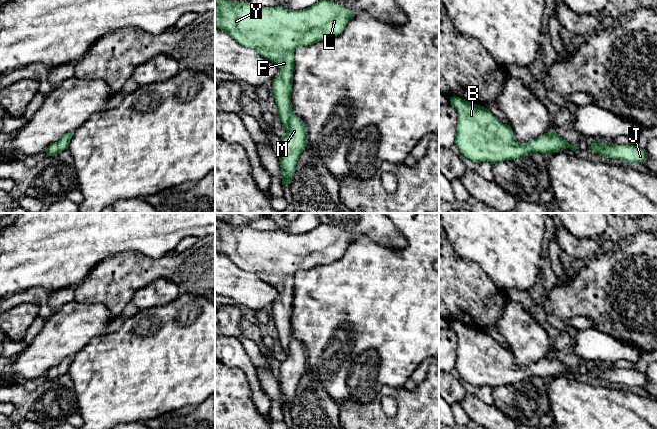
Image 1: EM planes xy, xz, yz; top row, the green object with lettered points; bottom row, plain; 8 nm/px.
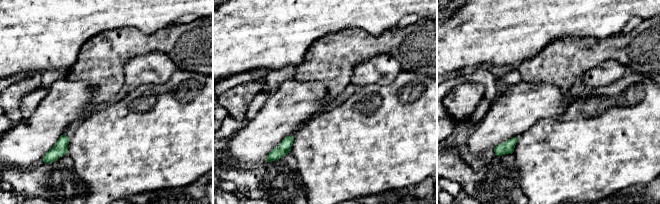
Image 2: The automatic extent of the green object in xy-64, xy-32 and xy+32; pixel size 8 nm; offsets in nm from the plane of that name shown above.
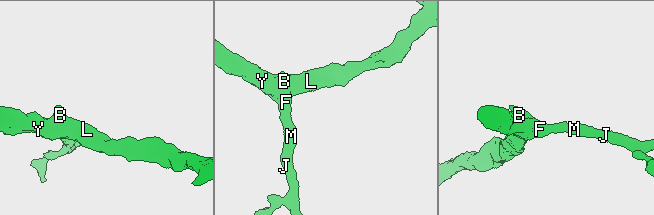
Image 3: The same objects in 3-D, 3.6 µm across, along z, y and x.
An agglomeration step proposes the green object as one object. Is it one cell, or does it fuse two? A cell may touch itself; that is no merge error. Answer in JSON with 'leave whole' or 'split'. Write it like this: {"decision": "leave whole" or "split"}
{"decision": "leave whole"}

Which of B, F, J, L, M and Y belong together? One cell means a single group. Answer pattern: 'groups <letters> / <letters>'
groups B F J L M Y

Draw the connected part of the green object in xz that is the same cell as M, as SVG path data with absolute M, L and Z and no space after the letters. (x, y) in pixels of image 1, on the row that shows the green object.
M215 0L215 27L227 32L242 46L254 49L278 68L278 74L272 83L271 95L277 104L282 129L286 130L279 144L283 185L291 184L297 161L306 148L306 127L294 113L291 103L294 52L299 46L328 41L340 35L354 16L354 11L327 0L320 0L303 10L291 10L282 6L261 7L250 2L238 3L233 0Z

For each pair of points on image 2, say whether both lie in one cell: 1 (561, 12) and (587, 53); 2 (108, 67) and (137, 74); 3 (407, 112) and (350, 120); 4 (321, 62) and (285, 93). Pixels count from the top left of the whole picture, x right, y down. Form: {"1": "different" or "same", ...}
{"1": "different", "2": "different", "3": "same", "4": "different"}

